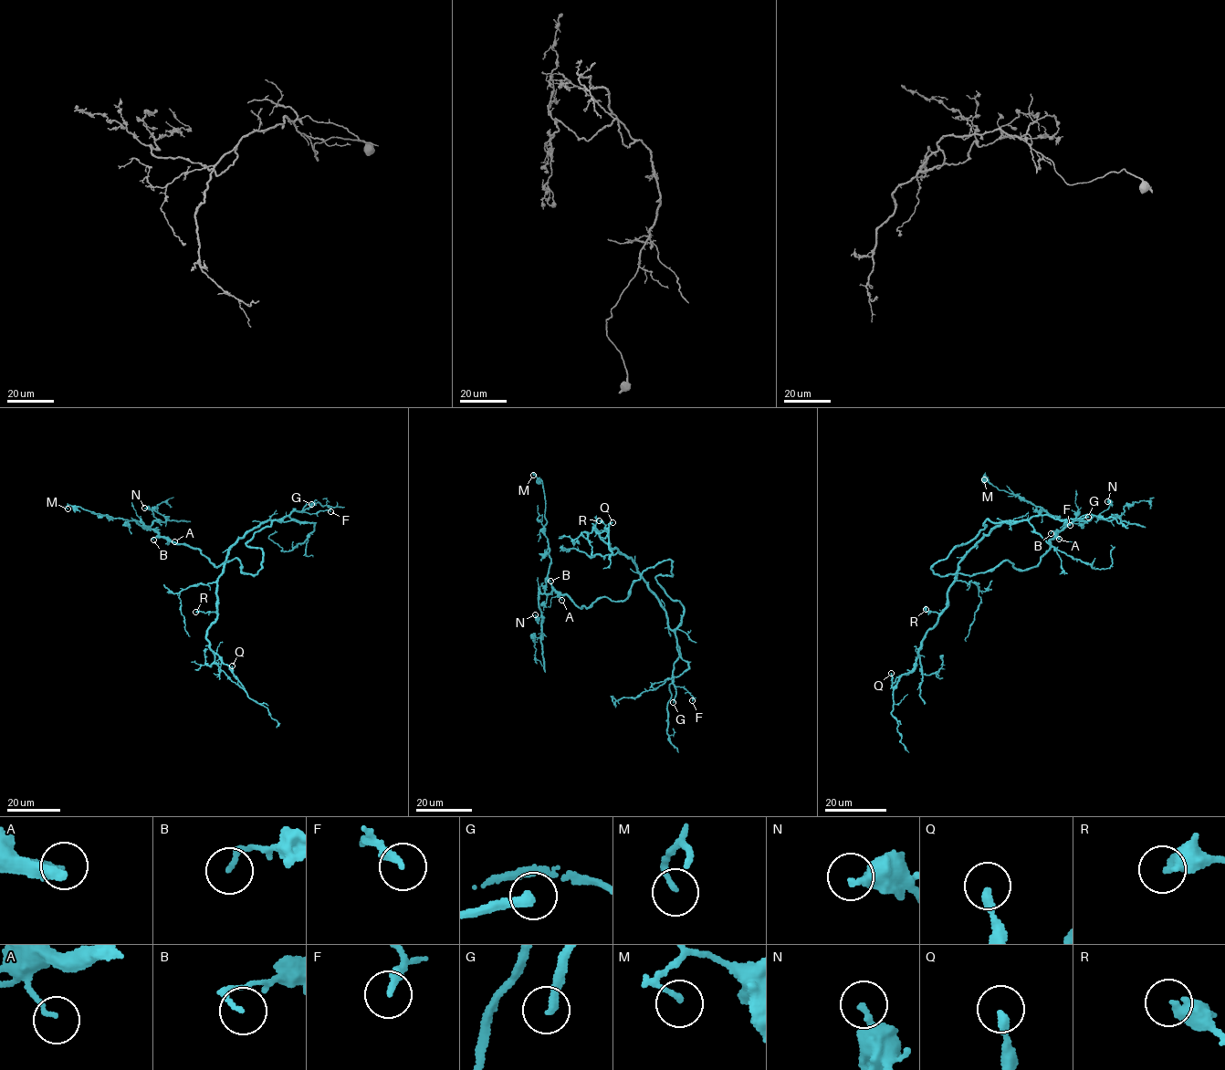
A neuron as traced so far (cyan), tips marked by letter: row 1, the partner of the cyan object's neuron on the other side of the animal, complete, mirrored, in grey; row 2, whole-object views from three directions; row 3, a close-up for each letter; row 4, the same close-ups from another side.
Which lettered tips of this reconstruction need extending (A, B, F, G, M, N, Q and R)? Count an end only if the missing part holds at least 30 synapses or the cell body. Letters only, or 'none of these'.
G

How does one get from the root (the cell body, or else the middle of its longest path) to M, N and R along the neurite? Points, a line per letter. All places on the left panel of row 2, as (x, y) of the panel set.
M: (247, 545), (262, 552), (254, 575), (242, 573), (236, 558), (214, 566), (199, 550), (134, 520), (68, 508)
N: (247, 545), (262, 550), (257, 574), (242, 573), (236, 558), (214, 566), (145, 527), (156, 519), (144, 508)
R: (247, 545), (256, 532), (274, 520), (283, 521), (264, 522), (234, 543), (218, 579), (216, 611), (195, 612)

